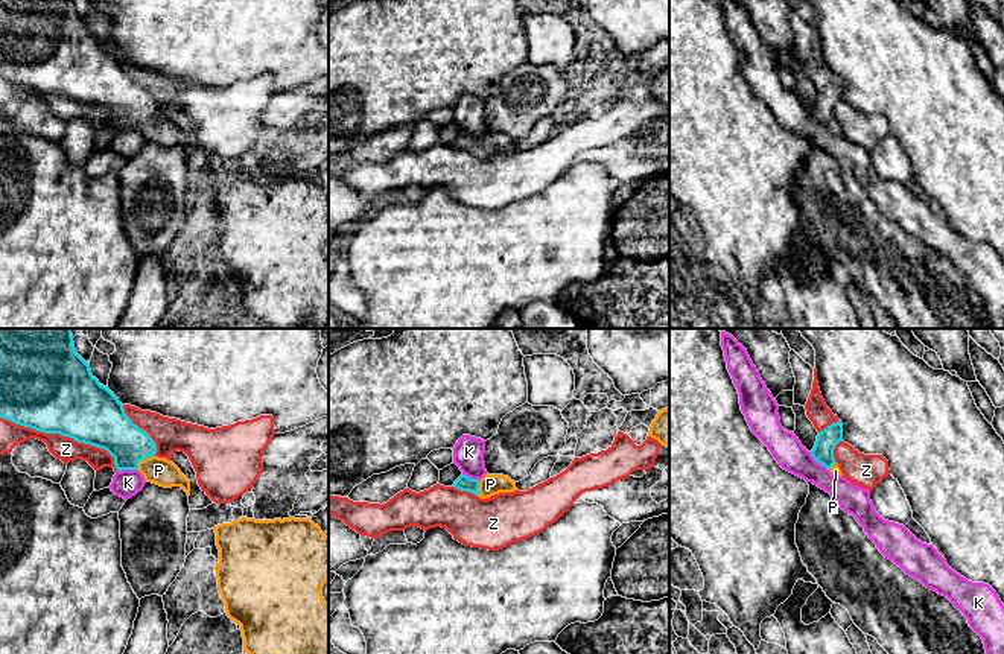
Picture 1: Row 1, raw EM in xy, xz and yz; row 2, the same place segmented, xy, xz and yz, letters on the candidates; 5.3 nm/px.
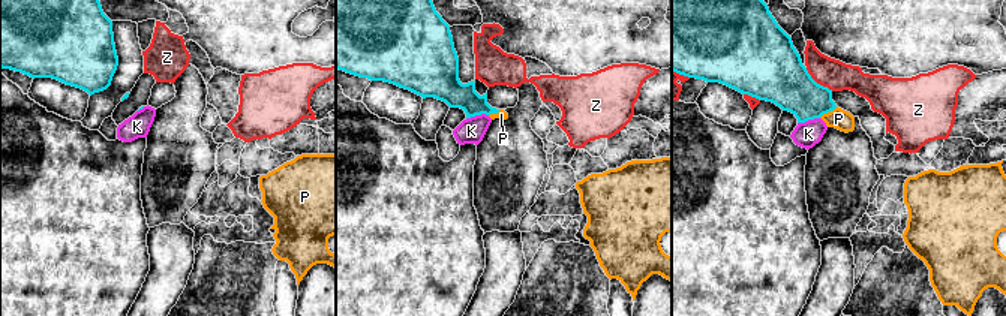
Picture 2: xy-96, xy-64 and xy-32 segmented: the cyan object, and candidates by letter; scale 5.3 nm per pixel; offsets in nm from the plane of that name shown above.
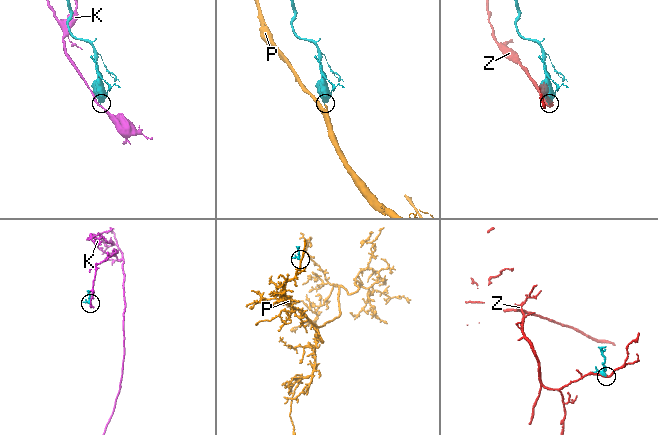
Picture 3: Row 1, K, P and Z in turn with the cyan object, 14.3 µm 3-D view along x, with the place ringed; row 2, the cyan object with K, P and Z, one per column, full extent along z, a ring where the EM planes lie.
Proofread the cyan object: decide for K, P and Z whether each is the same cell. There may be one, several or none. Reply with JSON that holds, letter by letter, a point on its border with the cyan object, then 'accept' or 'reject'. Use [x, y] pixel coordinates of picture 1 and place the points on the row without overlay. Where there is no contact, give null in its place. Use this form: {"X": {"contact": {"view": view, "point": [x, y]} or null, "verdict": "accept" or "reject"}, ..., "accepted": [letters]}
{"K": {"contact": {"view": "yz", "point": [819, 122]}, "verdict": "reject"}, "P": {"contact": {"view": "xy", "point": [143, 117]}, "verdict": "accept"}, "Z": {"contact": {"view": "xy", "point": [63, 95]}, "verdict": "reject"}, "accepted": ["P"]}

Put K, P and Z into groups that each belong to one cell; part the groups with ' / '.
K / P / Z

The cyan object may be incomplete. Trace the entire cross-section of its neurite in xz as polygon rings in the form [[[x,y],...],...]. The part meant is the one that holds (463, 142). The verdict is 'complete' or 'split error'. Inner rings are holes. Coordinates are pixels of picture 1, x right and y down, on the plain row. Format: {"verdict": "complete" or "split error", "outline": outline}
{"verdict": "split error", "outline": [[[488,132],[481,140],[461,134],[455,140],[453,146],[461,151],[473,152],[481,158],[488,158],[499,152],[513,152],[517,149],[514,140],[508,135]]]}

